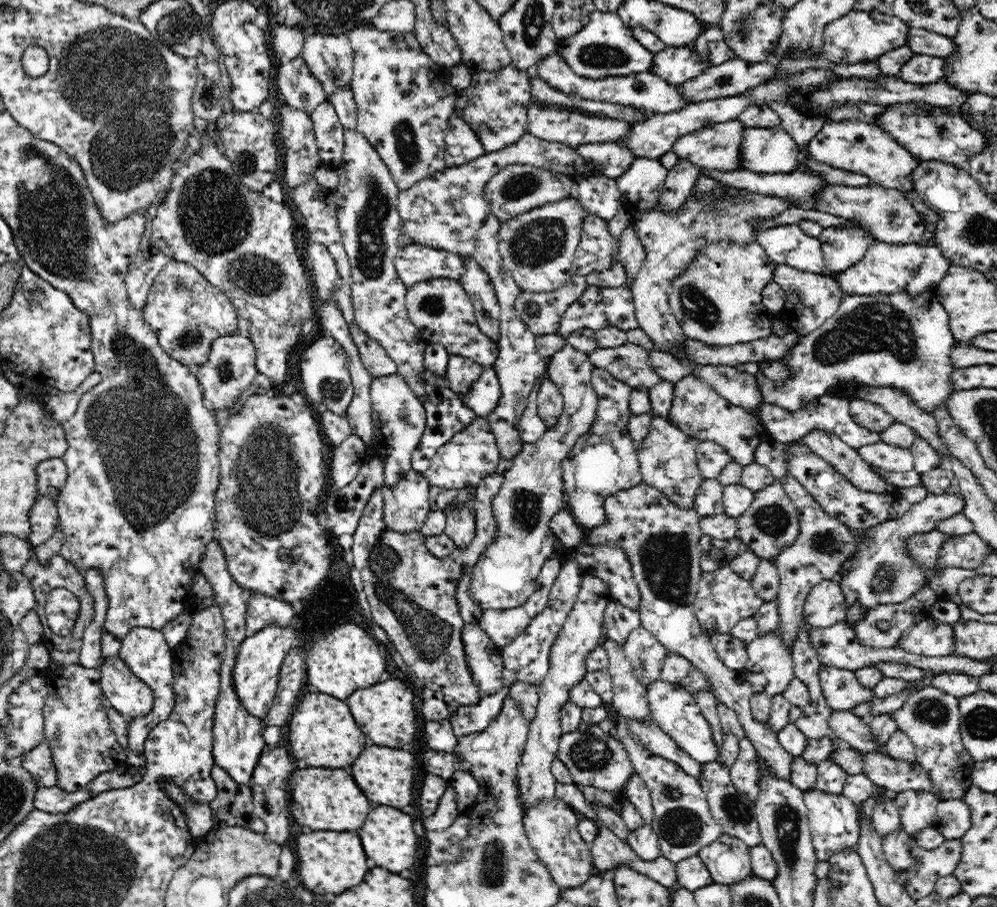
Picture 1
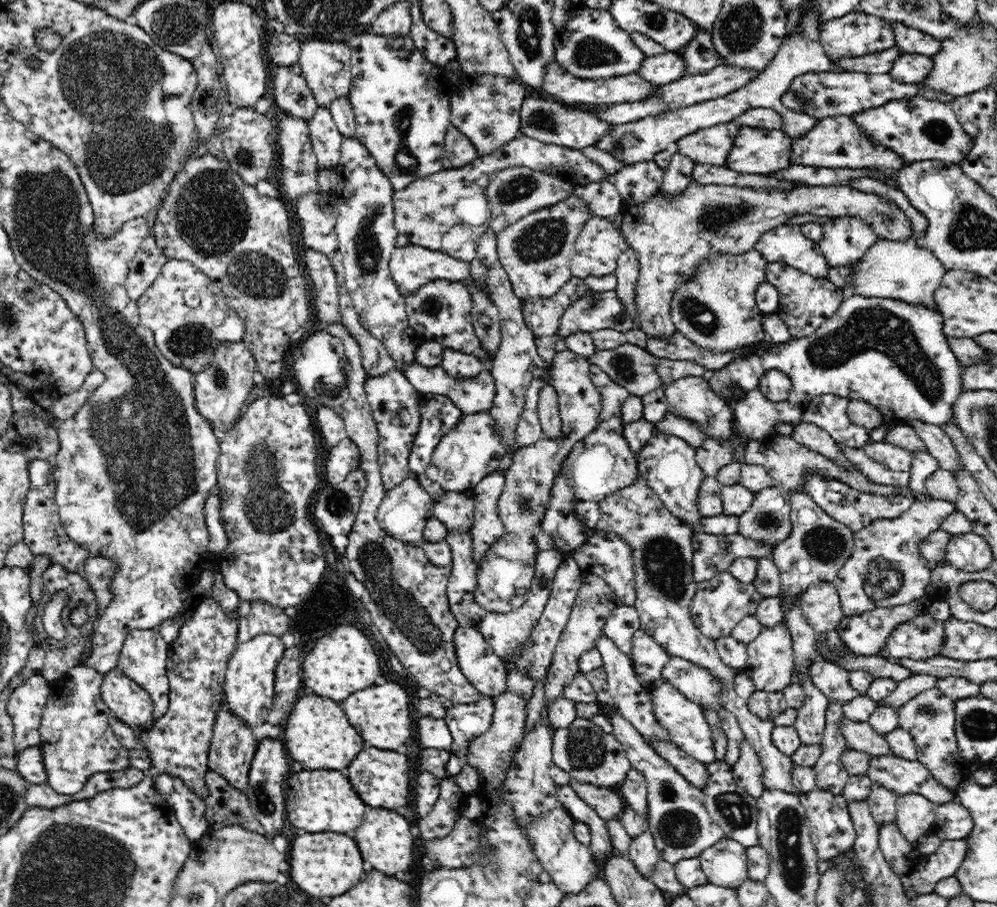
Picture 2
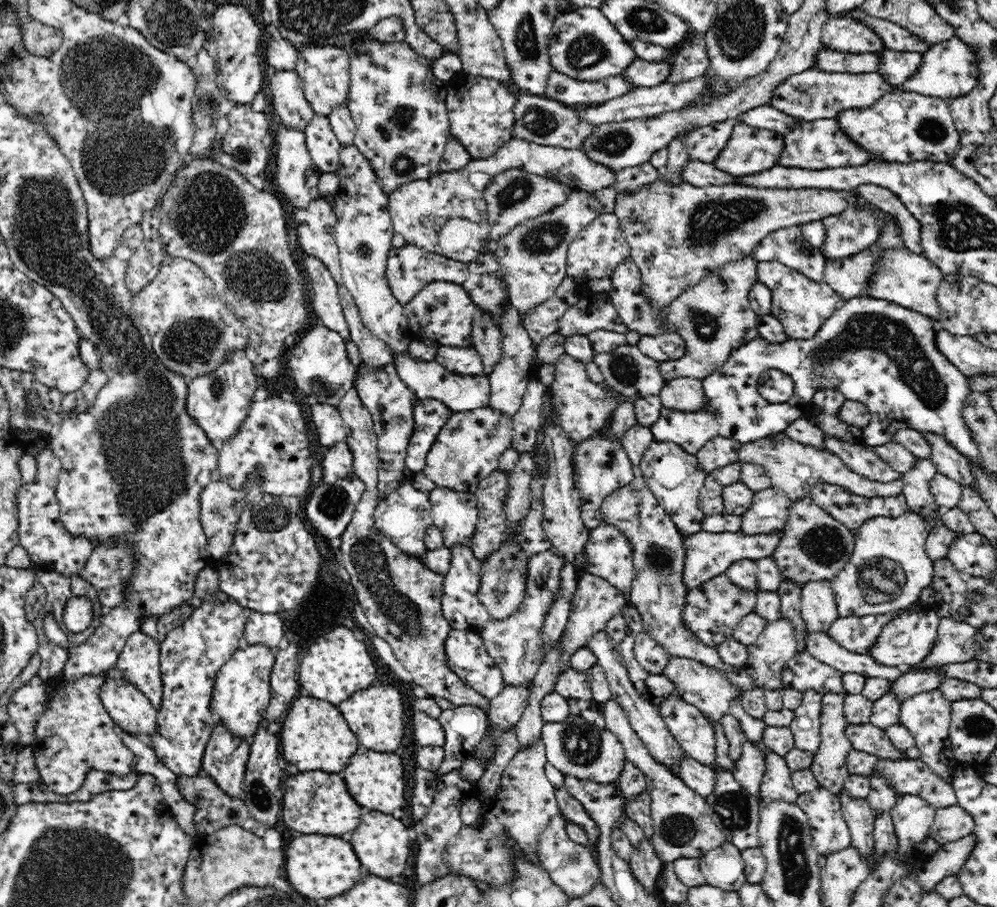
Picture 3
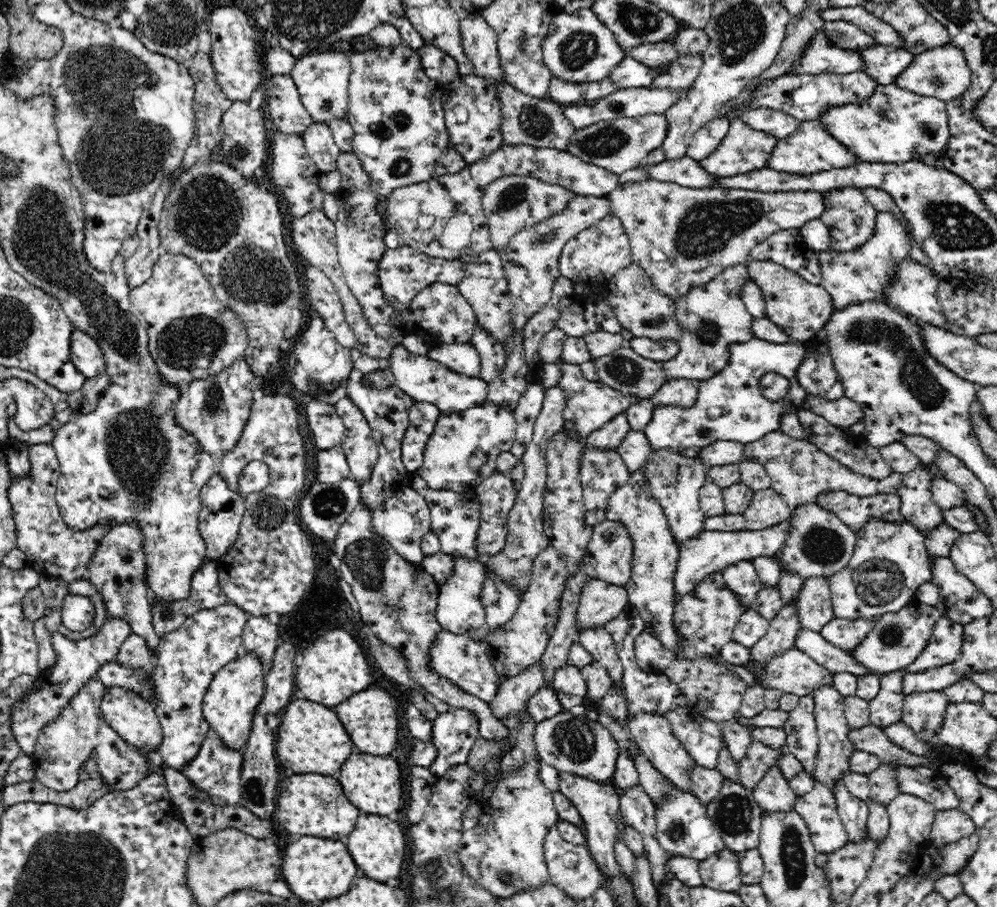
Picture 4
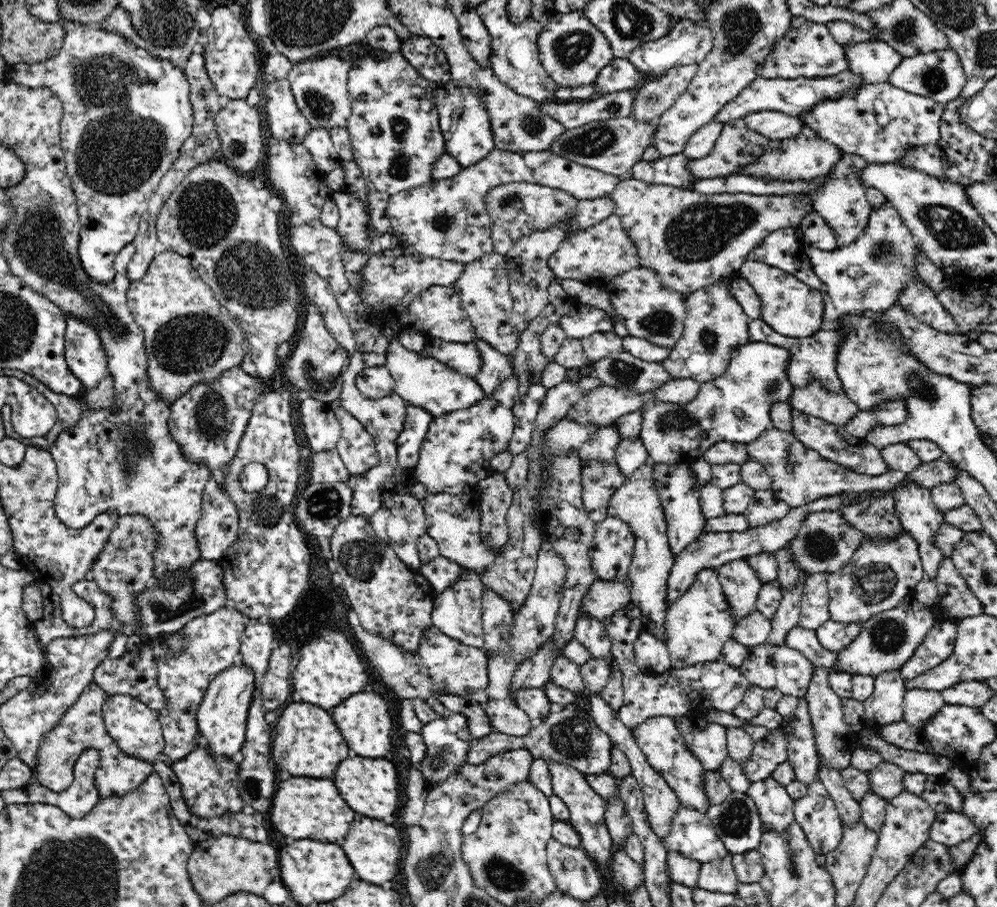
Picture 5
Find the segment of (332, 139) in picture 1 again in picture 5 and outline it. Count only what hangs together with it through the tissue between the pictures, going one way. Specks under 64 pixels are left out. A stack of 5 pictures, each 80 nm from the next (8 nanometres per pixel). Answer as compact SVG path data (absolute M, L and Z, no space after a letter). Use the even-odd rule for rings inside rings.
M311 128L302 143L313 156L313 162L326 174L341 168L341 158L325 128Z

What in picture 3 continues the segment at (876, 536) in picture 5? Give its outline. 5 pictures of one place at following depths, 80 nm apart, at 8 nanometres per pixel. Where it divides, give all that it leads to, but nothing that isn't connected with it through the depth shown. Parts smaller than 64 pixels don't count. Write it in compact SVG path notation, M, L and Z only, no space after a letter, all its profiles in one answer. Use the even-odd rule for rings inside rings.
M816 484L809 496L832 518L855 531L872 517L896 518L907 512L904 495L866 497L850 492L837 484Z

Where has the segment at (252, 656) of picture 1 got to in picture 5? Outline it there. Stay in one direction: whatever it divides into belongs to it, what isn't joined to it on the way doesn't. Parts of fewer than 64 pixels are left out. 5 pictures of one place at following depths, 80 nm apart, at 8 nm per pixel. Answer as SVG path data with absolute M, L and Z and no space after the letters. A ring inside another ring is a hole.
M244 664L230 666L210 682L198 710L198 725L201 736L205 738L205 748L209 748L209 752L216 753L217 756L238 755L245 743L250 703L254 700L254 692L256 692L254 669Z

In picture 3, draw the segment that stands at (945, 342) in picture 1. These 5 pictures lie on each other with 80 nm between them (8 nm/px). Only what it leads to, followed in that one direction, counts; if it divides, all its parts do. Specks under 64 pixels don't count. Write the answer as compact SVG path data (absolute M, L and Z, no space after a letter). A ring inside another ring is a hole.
M870 296L851 298L842 302L818 332L808 340L789 338L781 343L771 343L758 337L734 349L718 370L701 380L705 396L708 396L708 406L704 410L679 411L662 407L658 420L649 426L650 430L656 442L675 442L690 455L696 455L708 440L716 436L730 438L741 444L754 442L782 432L794 419L804 415L816 391L828 387L836 389L848 400L866 405L870 422L861 428L861 436L867 446L883 446L892 441L896 432L902 428L910 428L921 433L931 432L943 436L960 455L971 462L981 464L978 446L962 419L962 404L966 402L966 396L972 393L972 387L968 377L939 352L937 331L933 330L936 322L938 321L928 316L886 300ZM770 369L780 370L793 380L793 395L782 404L772 404L758 392L760 375Z

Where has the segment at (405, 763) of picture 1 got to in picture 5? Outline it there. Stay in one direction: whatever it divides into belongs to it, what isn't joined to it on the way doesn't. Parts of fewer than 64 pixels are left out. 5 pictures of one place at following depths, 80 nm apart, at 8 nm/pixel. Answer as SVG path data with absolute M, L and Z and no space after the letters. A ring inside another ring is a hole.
M350 754L338 765L332 780L342 799L354 809L356 814L382 820L383 816L396 814L396 811L400 809L398 806L398 796L400 796L398 794L398 774L396 774L394 764L388 762L388 758L370 758Z

